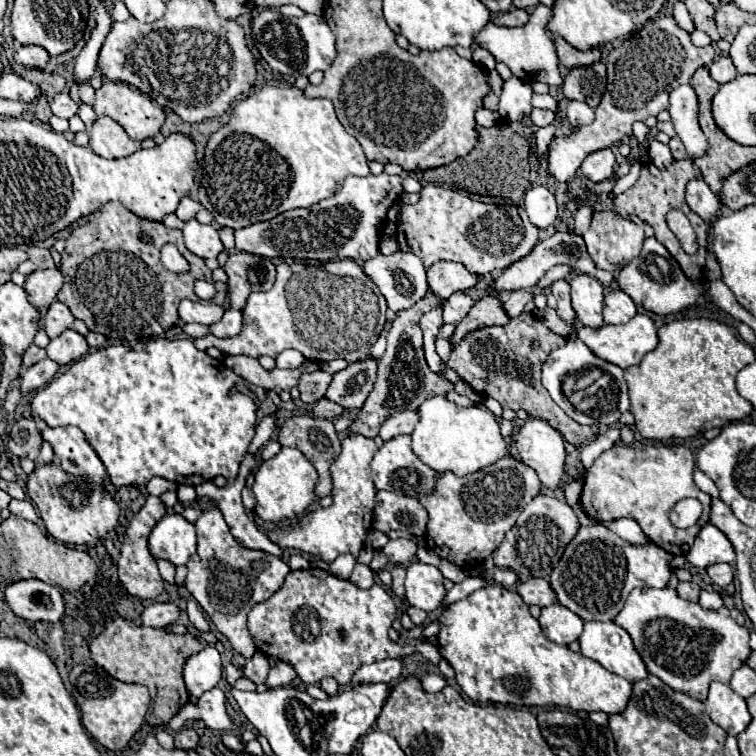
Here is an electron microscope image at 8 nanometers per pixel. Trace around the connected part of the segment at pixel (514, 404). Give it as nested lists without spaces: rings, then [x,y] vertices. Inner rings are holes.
[[[521,314],[517,318],[511,318],[505,326],[491,326],[481,328],[471,334],[467,334],[457,346],[453,346],[453,352],[449,356],[449,366],[459,372],[459,376],[471,384],[471,388],[481,394],[483,398],[491,396],[495,398],[503,408],[511,410],[525,410],[529,416],[547,420],[555,430],[563,434],[563,438],[573,446],[583,446],[589,440],[597,436],[595,426],[581,426],[573,418],[569,418],[549,396],[549,392],[541,384],[541,364],[549,356],[549,352],[561,344],[565,344],[567,338],[551,332],[543,326],[543,322],[535,316]],[[539,340],[541,346],[533,348],[531,342]]]

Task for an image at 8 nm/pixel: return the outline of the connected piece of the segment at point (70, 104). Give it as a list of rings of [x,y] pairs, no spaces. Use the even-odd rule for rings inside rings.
[[[61,92],[61,94],[55,96],[55,100],[51,104],[51,110],[59,118],[71,118],[71,116],[77,114],[77,104],[71,100],[71,96],[67,92]]]

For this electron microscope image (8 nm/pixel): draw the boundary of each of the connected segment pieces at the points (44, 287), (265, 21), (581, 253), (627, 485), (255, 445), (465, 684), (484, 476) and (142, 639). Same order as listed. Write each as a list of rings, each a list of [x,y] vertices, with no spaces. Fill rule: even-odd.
[[[57,268],[35,270],[25,280],[25,290],[29,294],[29,302],[39,310],[45,310],[45,308],[49,308],[49,304],[53,304],[61,286],[63,286],[63,274]]]
[[[263,10],[251,18],[251,36],[261,58],[277,72],[289,76],[309,76],[315,70],[327,70],[335,60],[335,36],[321,16],[305,14],[301,18],[283,16],[279,10]]]
[[[555,232],[553,236],[549,236],[549,238],[545,238],[545,240],[539,240],[539,242],[535,244],[535,248],[533,248],[525,258],[513,262],[513,264],[511,264],[509,268],[505,268],[497,278],[493,278],[493,284],[489,286],[489,290],[491,290],[493,294],[513,292],[513,290],[519,290],[519,288],[525,288],[525,290],[527,290],[527,288],[535,286],[535,282],[537,282],[539,278],[543,278],[543,274],[545,274],[549,268],[557,266],[557,264],[567,264],[567,266],[571,266],[575,272],[585,272],[585,274],[589,274],[589,276],[595,276],[603,286],[609,286],[609,284],[615,280],[615,274],[605,272],[605,270],[599,270],[599,268],[593,264],[591,256],[587,254],[585,242],[583,242],[583,238],[581,238],[579,234],[575,234],[575,232]]]
[[[617,444],[611,450],[603,452],[589,468],[579,504],[583,512],[597,522],[631,518],[639,522],[647,538],[659,548],[671,554],[687,554],[697,532],[709,522],[711,510],[711,496],[701,492],[693,482],[693,468],[695,456],[685,446],[631,448],[625,444]],[[687,496],[697,498],[703,504],[703,514],[695,526],[681,530],[669,522],[669,510]]]
[[[267,416],[259,424],[259,428],[257,428],[257,432],[255,432],[255,436],[253,436],[251,444],[249,444],[249,454],[255,454],[261,446],[265,446],[265,442],[271,438],[273,430],[275,430],[275,416]]]
[[[489,584],[487,588],[475,590],[465,600],[447,606],[439,616],[439,624],[439,652],[453,666],[457,684],[471,700],[511,706],[561,706],[585,712],[599,710],[605,714],[623,712],[629,702],[631,682],[605,670],[595,660],[589,660],[579,652],[571,652],[567,646],[549,642],[539,622],[529,614],[529,606],[521,596],[499,584]]]
[[[503,456],[495,464],[463,478],[455,476],[453,472],[439,474],[433,494],[419,500],[429,512],[425,532],[427,548],[441,558],[455,562],[457,566],[471,570],[501,544],[505,532],[513,528],[525,504],[539,492],[541,480],[537,472],[513,456]]]
[[[113,620],[95,640],[88,644],[91,658],[113,678],[121,682],[145,684],[153,696],[153,718],[147,718],[151,726],[167,724],[179,708],[189,702],[189,694],[183,684],[183,664],[189,656],[203,650],[203,642],[193,634],[173,634],[167,628],[143,628],[131,620]]]

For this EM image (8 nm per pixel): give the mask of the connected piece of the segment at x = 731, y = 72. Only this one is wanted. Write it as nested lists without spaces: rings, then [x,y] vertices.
[[[727,54],[717,56],[717,60],[711,64],[709,72],[711,72],[711,78],[715,82],[719,82],[719,84],[731,82],[737,76],[737,70],[735,70],[735,66],[733,66],[733,62],[731,62],[731,58]]]

